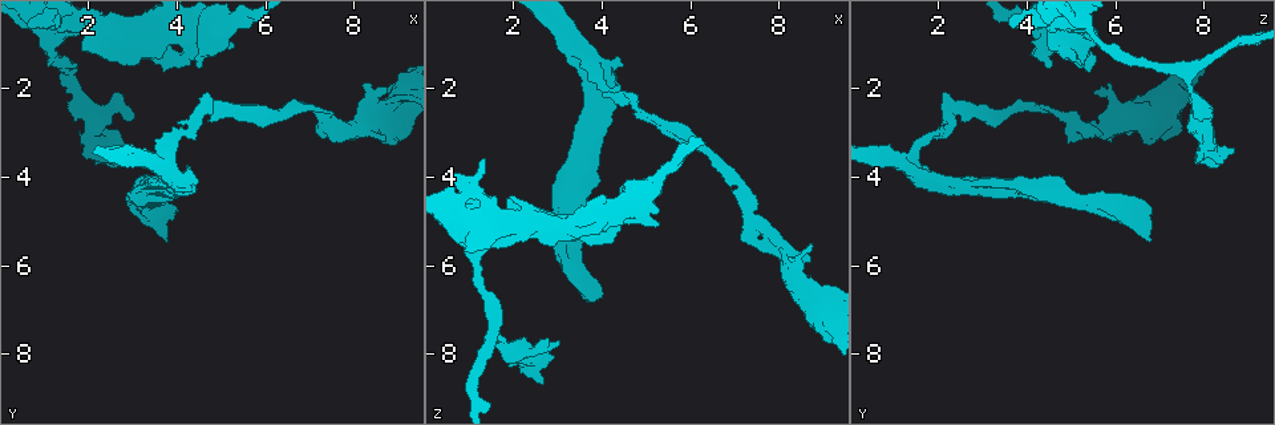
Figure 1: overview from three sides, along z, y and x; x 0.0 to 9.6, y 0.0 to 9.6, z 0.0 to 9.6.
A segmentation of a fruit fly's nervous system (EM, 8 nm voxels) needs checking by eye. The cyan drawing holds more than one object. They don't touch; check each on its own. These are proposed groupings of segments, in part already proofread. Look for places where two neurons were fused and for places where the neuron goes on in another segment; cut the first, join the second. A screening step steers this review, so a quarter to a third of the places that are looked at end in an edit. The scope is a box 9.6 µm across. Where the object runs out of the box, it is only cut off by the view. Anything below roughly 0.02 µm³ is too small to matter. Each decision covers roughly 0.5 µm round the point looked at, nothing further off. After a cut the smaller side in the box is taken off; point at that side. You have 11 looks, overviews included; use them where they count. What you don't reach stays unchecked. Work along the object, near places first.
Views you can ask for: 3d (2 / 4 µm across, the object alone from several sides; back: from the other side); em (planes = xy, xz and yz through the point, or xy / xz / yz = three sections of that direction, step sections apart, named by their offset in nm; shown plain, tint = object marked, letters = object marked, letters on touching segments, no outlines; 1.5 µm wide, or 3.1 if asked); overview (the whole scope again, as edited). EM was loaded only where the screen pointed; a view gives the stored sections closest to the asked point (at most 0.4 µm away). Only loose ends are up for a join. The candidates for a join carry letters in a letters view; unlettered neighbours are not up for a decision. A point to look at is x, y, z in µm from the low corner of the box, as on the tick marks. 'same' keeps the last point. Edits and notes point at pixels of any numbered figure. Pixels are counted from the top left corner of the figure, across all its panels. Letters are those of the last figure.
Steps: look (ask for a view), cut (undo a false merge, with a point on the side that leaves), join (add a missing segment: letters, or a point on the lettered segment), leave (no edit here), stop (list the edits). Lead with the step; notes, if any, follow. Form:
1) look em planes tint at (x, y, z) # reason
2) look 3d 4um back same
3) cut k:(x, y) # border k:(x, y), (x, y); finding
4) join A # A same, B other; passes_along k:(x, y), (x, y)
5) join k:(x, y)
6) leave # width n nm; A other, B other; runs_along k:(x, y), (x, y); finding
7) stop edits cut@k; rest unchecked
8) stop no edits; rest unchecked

look 3d 4um at (3.25, 4.30, 4.30) # branch point

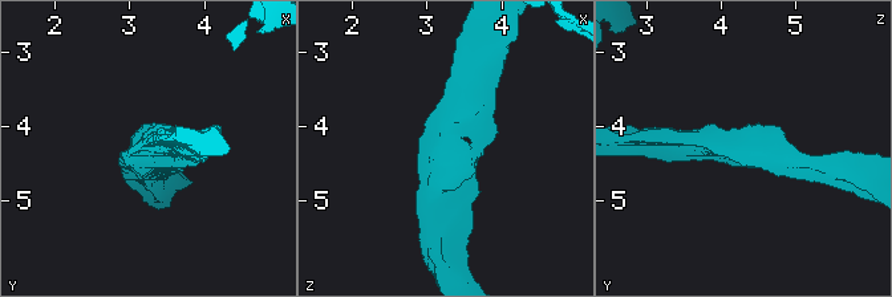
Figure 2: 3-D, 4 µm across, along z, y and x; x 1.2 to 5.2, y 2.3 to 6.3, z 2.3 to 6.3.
look em planes letters at (3.25, 4.30, 4.30) # now the EM

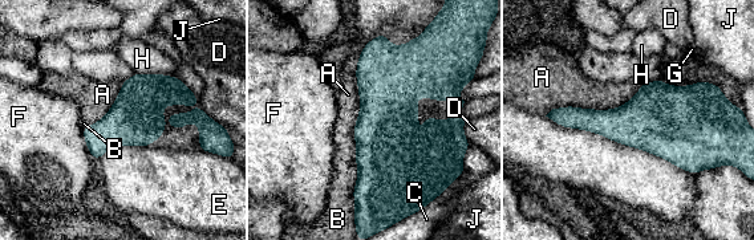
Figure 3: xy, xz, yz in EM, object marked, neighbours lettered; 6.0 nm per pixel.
leave # width 340 nm; A other, B other, C other, D other, E other, F other, G other, H other, J other; border 3:(641, 84), (612, 109), (546, 116); all the same neuron

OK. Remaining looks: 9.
look em planes letters at (3.60, 3.95, 2.25) # an open end

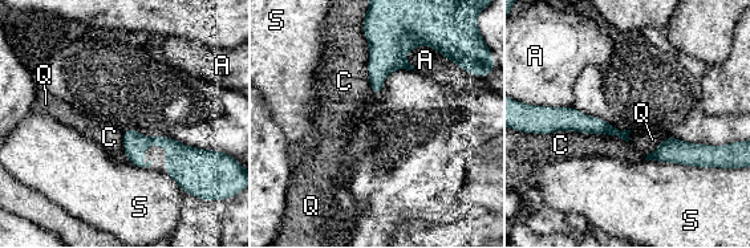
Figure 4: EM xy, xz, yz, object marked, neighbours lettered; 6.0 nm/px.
leave # A other, C other, Q other, S other; runs_along 4:(552, 114), (607, 127), (625, 135); none of them fits

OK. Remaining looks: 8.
look em planes letters at (2.70, 3.45, 8.70) # free end

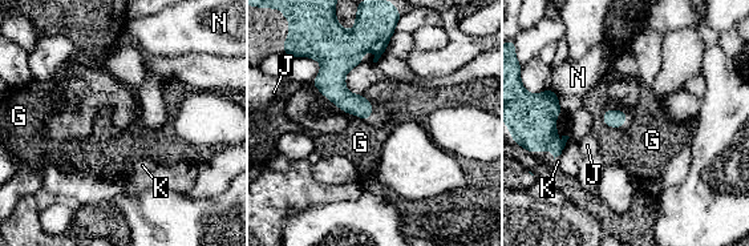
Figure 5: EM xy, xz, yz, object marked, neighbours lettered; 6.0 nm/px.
leave # G other, J other, K other, N other; runs_along 5:(381, 44), (359, 48), (316, 83); none of them fits

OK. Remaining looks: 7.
look 3d 4um at (3.60, 4.95, 6.55) # thick turns thin

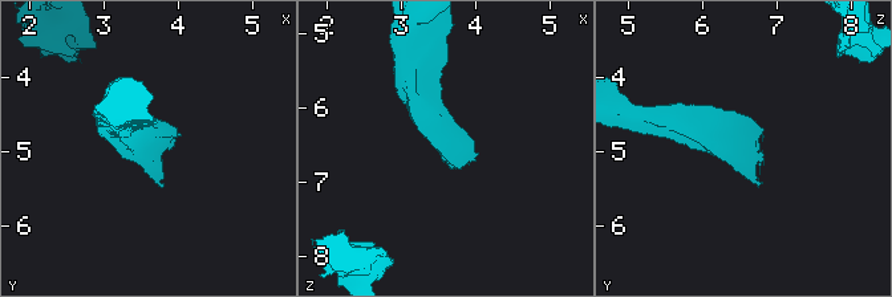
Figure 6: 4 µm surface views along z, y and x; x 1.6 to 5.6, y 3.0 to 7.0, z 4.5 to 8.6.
look em planes letters at (3.65, 4.90, 6.55)

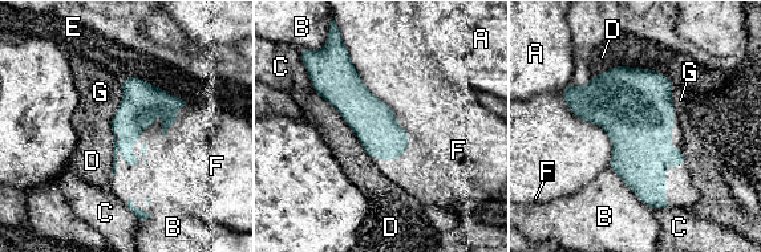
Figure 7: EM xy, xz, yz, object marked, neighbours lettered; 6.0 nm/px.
leave # A other, B other, C other, D other, E other, F other, G other; continuous, no second neuron

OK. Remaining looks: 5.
look em yz step 8 tint at (7.20, 2.40, 4.45) # thick turns thin

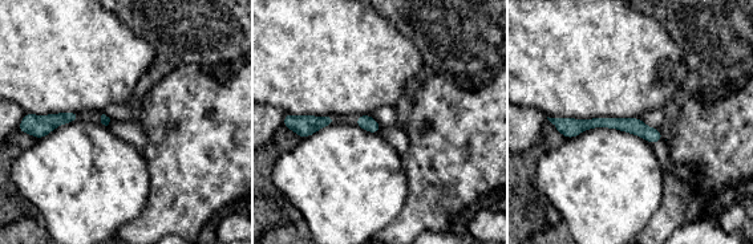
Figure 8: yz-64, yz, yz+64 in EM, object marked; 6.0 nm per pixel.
look em planes letters same

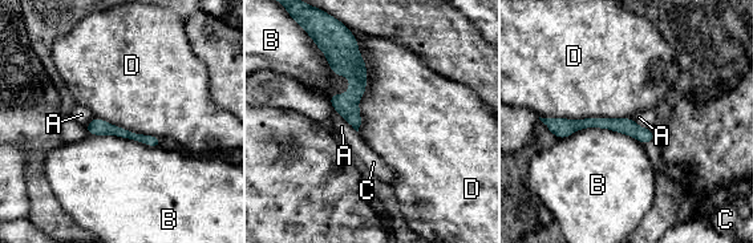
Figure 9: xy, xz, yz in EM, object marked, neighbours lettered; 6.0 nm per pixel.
leave # width 100 nm; A other, B other, C other, D other; border 9:(356, 41), (365, 65), (359, 130); all the same neuron

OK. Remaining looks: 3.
stop no edits; rest unchecked

